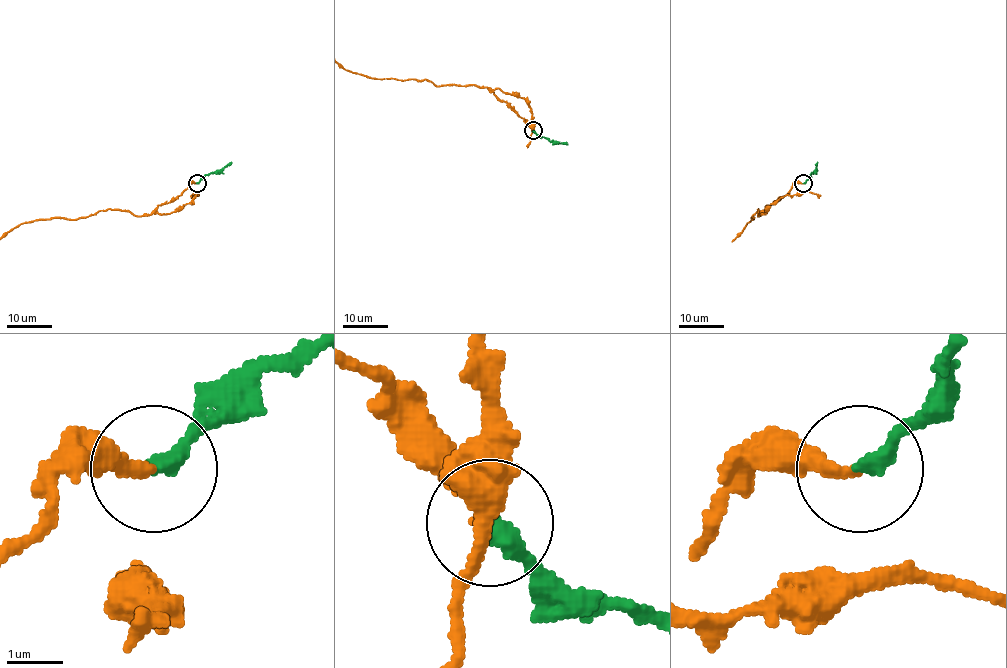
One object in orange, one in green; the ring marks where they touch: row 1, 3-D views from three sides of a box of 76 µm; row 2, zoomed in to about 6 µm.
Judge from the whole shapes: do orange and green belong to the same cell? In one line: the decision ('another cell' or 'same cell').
same cell

